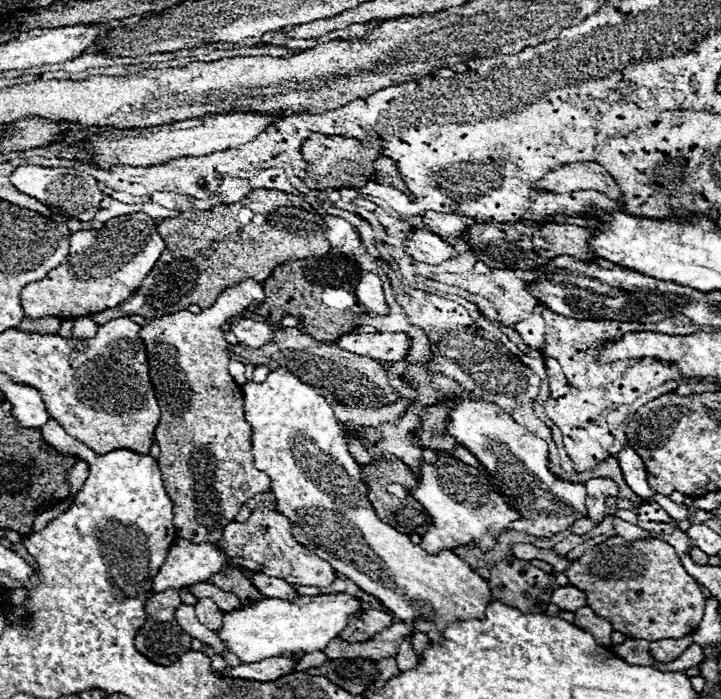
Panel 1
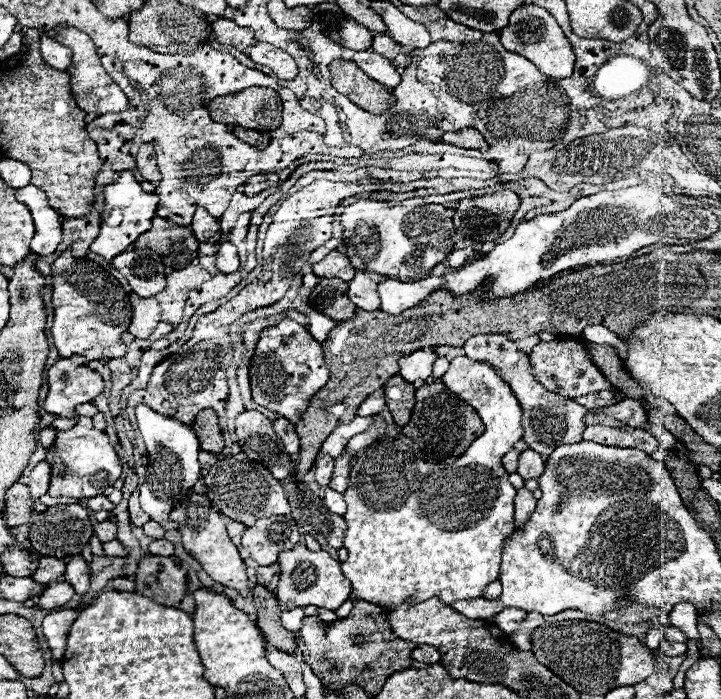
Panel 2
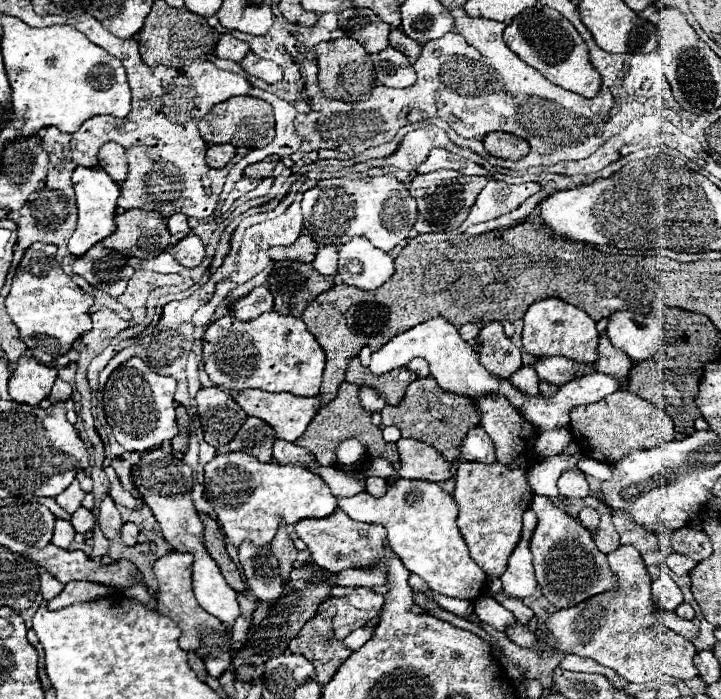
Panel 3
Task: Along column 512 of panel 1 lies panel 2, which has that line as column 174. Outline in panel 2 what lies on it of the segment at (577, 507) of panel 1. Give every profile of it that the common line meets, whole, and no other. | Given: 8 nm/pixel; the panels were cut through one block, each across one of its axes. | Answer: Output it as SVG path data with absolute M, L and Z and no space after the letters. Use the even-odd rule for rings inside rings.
M142 404L136 408L136 418L138 418L138 426L140 426L140 432L148 450L148 458L150 458L144 484L140 486L140 504L144 512L152 520L156 520L164 530L176 530L178 524L170 520L170 512L176 504L186 500L188 492L200 478L198 438L190 426L184 426L174 418L156 414Z

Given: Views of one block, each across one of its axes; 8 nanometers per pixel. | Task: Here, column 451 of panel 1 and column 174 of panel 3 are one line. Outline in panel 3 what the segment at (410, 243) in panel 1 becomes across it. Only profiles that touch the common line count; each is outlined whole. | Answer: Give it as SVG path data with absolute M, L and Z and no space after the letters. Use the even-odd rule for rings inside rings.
M188 234L184 236L178 244L174 244L170 248L170 254L186 268L194 268L202 262L204 258L204 244L200 242L200 238L196 234Z

